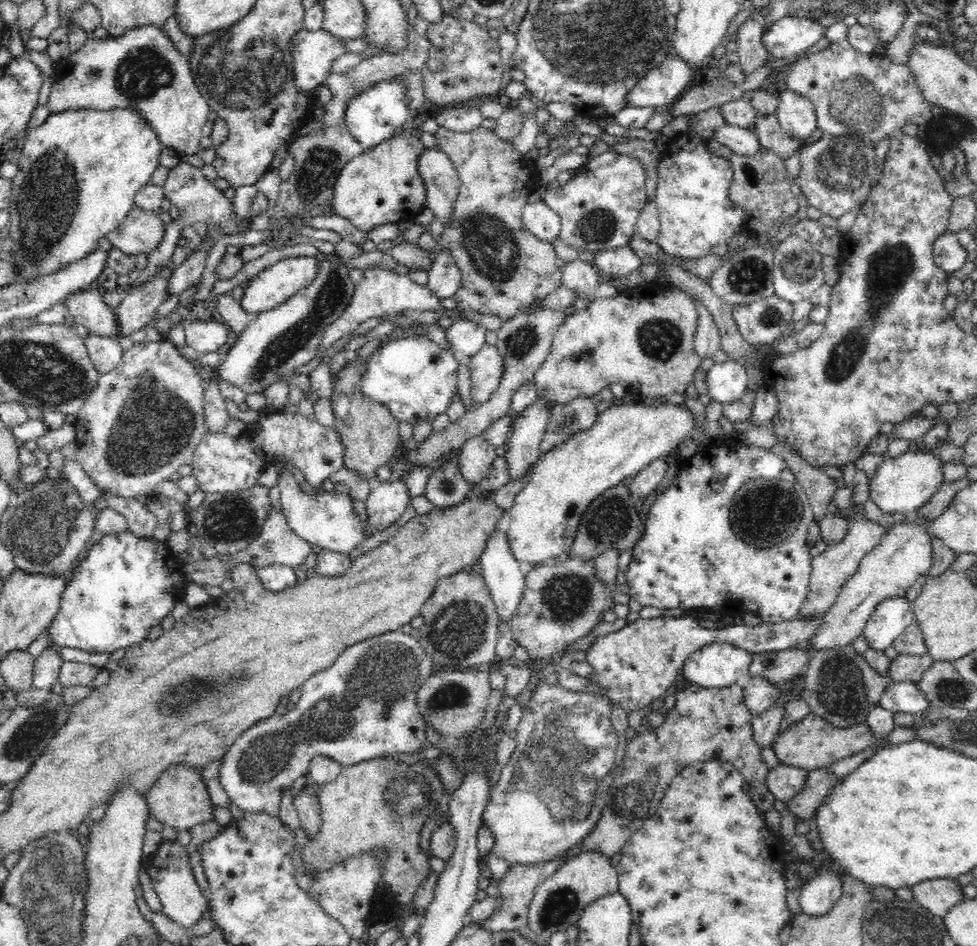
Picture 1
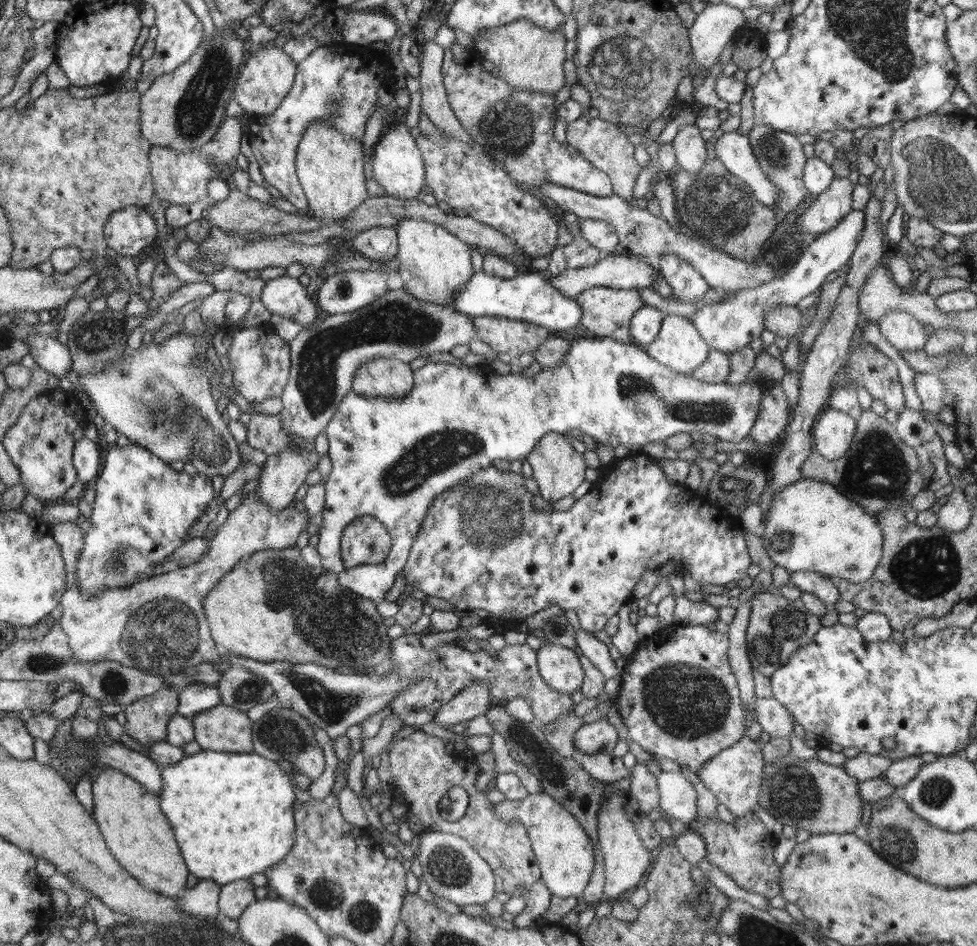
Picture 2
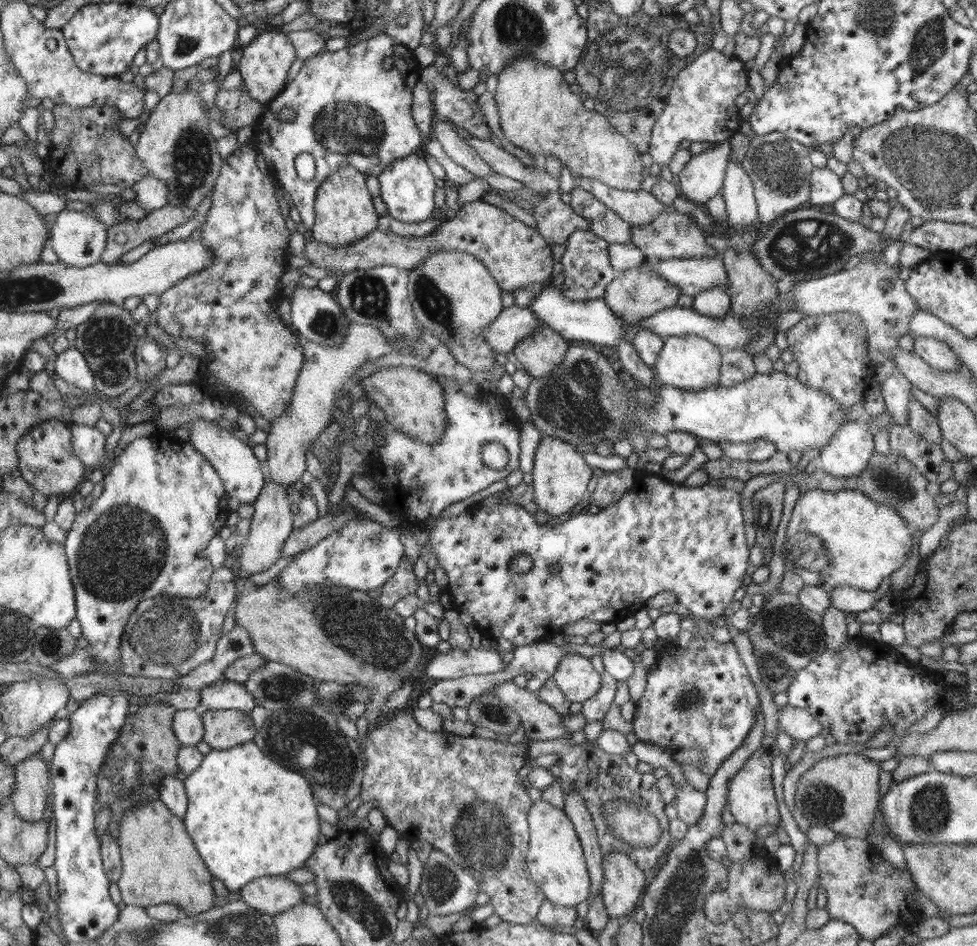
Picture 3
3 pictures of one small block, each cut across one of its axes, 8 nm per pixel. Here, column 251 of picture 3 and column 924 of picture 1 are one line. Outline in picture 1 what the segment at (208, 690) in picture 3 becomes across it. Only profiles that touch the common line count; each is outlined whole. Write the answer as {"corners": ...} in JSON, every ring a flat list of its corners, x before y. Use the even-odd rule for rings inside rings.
{"corners":[[890,680,880,697,879,704,890,712,916,716,930,708,930,701,912,681]]}

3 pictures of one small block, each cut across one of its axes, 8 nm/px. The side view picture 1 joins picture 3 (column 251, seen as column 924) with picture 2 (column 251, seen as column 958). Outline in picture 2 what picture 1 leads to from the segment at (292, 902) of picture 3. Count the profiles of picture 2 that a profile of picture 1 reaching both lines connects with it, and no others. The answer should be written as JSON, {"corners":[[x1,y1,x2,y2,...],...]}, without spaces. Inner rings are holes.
{"corners":[[248,879,229,882,221,887,218,901,219,915,237,920,256,900,254,885]]}

